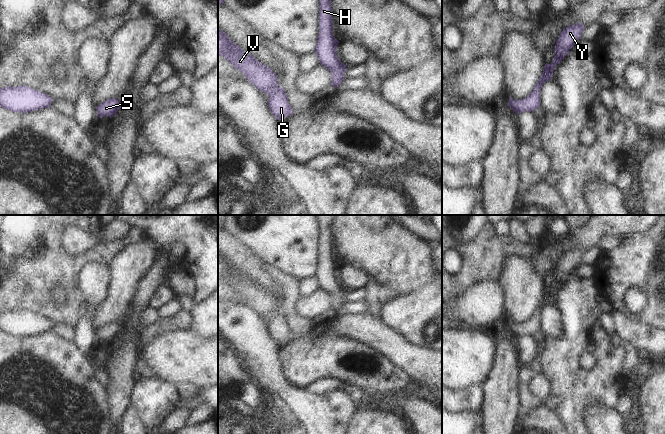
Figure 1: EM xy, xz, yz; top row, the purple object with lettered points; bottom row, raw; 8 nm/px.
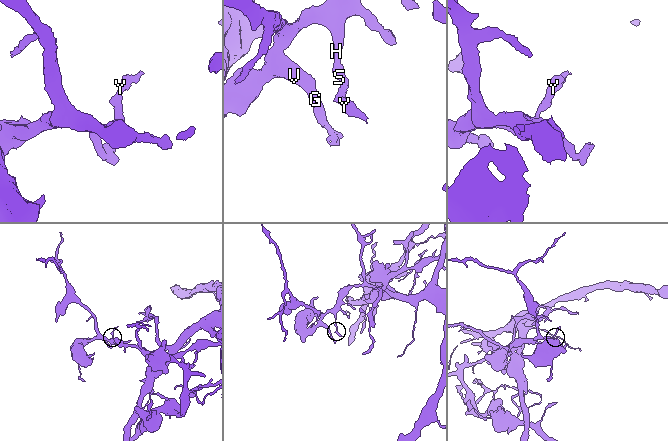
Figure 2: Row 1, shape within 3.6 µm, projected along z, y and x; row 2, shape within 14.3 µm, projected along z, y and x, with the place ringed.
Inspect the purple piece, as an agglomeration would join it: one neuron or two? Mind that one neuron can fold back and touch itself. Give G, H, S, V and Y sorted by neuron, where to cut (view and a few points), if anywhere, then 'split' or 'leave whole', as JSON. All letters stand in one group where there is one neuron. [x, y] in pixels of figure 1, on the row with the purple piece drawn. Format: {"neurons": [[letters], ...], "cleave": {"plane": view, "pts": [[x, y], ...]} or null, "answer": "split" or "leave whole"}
{"neurons": [["G", "H", "S", "V", "Y"]], "cleave": null, "answer": "leave whole"}

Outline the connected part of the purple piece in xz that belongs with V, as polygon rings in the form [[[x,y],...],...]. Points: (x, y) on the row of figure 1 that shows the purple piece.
[[[218,27],[218,56],[224,57],[241,71],[258,90],[269,95],[267,101],[271,113],[281,120],[293,113],[287,94],[278,86],[278,78],[271,68],[244,52]]]

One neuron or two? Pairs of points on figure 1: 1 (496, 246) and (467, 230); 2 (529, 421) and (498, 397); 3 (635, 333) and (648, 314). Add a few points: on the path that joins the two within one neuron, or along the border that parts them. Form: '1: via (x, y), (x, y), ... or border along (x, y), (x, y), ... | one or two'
1: border along (485, 225), (472, 239), (467, 241), (454, 240) | two
2: border along (522, 409), (517, 423) | two
3: border along (621, 313), (630, 319), (641, 321), (654, 328) | two

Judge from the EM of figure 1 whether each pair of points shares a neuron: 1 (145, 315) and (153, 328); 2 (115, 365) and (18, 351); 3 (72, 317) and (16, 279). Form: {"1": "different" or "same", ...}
{"1": "different", "2": "different", "3": "same"}

